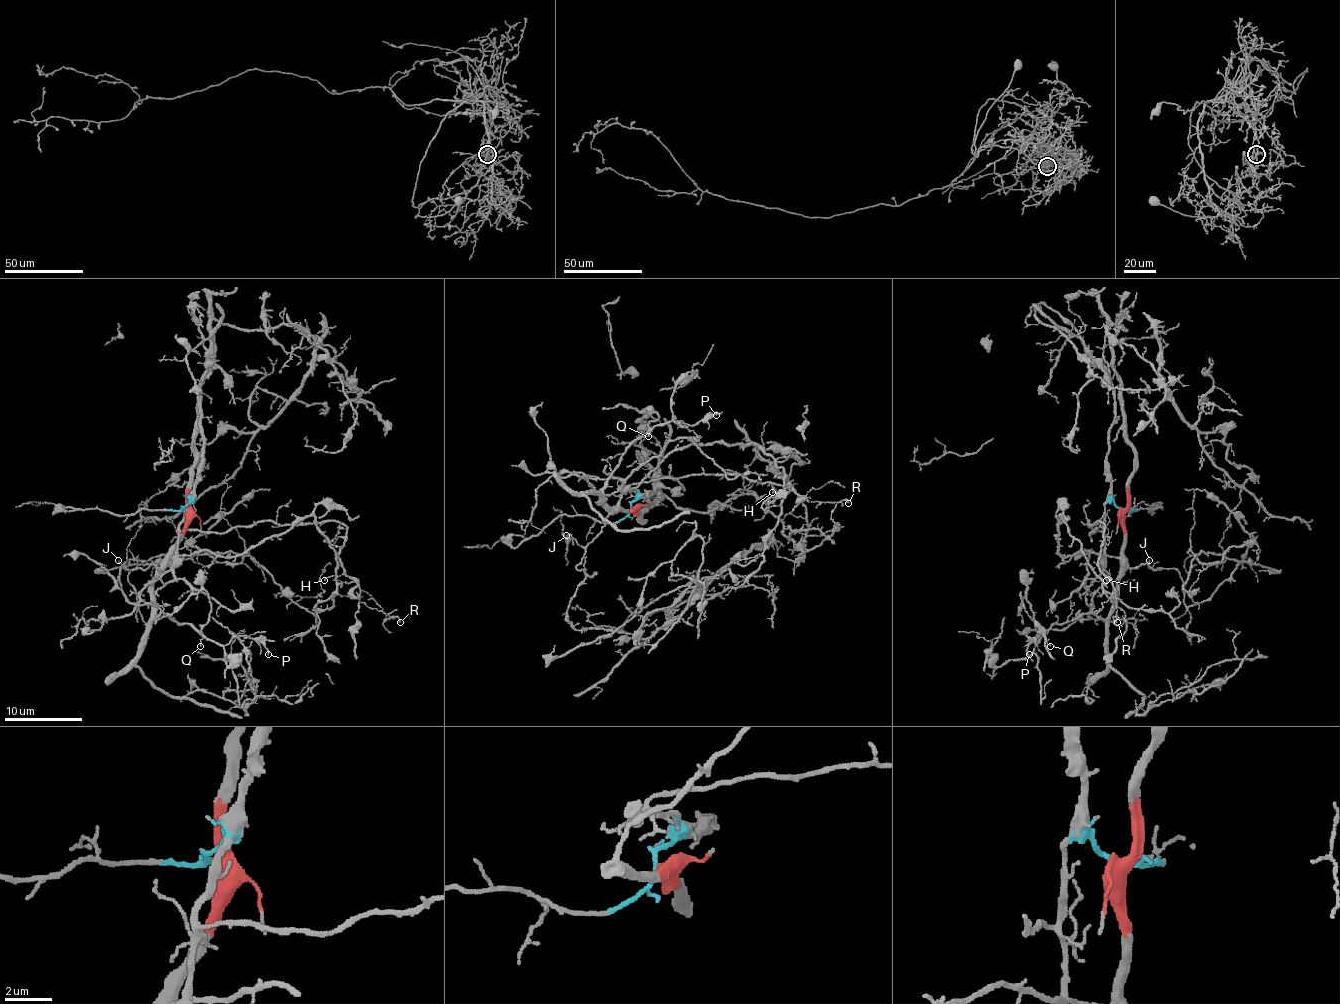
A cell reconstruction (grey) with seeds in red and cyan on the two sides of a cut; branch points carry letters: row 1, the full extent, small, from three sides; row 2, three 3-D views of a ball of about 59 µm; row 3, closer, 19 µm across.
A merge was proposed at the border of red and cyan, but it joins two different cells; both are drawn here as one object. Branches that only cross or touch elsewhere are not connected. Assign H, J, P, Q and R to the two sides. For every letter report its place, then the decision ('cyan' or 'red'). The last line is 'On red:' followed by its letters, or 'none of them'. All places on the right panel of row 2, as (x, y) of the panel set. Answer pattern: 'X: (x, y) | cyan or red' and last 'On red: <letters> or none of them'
H: (1106, 580) | cyan
J: (1149, 560) | red
P: (1029, 654) | red
Q: (1050, 646) | red
R: (1117, 622) | cyan
On red: J, P, Q

